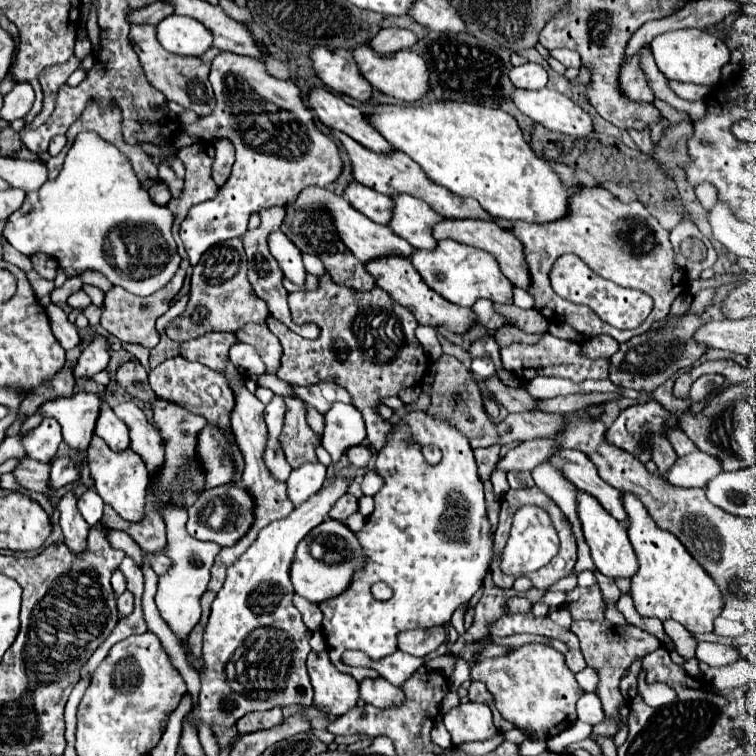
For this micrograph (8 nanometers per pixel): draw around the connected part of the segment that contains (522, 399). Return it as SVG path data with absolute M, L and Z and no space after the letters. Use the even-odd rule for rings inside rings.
M487 378L487 388L491 390L491 396L505 406L509 412L533 412L537 410L537 398L531 398L525 388L509 388L499 378Z

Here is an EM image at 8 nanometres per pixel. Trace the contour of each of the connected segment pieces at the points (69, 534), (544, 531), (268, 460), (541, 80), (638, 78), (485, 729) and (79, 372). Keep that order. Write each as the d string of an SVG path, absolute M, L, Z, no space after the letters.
M67 492L59 500L59 506L57 508L61 512L59 526L61 526L63 536L65 536L65 546L73 554L83 554L87 550L89 526L87 526L87 522L83 522L83 516L77 510L77 498L73 496L73 492Z
M527 504L527 506L521 506L513 516L513 526L511 526L507 546L499 552L499 558L501 558L499 568L503 574L525 576L549 564L549 560L557 554L557 550L559 550L559 536L551 524L549 514L539 506Z
M269 434L267 446L265 446L265 452L263 452L263 460L265 460L265 466L269 468L269 472L275 480L279 480L279 482L287 480L291 466L287 464L287 460L283 456L283 450L281 450L281 444L279 444L279 434Z
M523 64L523 66L515 66L509 70L509 80L515 88L523 88L523 90L539 90L547 84L547 72L543 66L539 64Z
M637 52L635 56L631 56L631 60L627 60L627 64L621 70L621 90L629 100L635 102L651 102L653 100L653 92L651 86L647 86L649 82L645 80L647 76L641 72L641 52Z
M477 702L459 704L445 714L443 722L455 746L465 742L487 740L499 734L499 730L493 726L491 710L487 704L477 704Z
M95 336L81 352L77 364L73 366L75 378L89 378L109 364L109 342L103 336Z

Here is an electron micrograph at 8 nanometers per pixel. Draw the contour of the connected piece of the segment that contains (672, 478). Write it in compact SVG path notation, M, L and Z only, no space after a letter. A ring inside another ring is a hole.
M695 450L687 456L677 458L675 464L661 474L661 478L679 488L705 488L707 482L719 472L721 466L715 462L715 458L711 458L711 454Z

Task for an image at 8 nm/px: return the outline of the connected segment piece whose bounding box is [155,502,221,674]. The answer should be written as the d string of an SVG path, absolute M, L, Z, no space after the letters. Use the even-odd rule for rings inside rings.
M161 502L157 506L157 510L159 510L159 514L165 522L165 528L167 528L167 550L165 550L165 554L171 560L171 568L165 574L159 576L155 602L157 602L157 608L161 612L161 618L167 622L167 626L179 638L179 642L181 642L185 654L187 654L187 664L201 674L205 662L203 662L203 658L193 658L191 656L191 652L187 648L187 636L191 634L191 630L201 620L199 600L207 590L207 584L209 584L209 578L211 578L211 566L213 566L213 560L215 560L217 552L221 550L221 546L215 546L213 542L201 542L201 540L193 538L187 532L187 528L185 528L187 508L185 506L173 504L173 502Z

